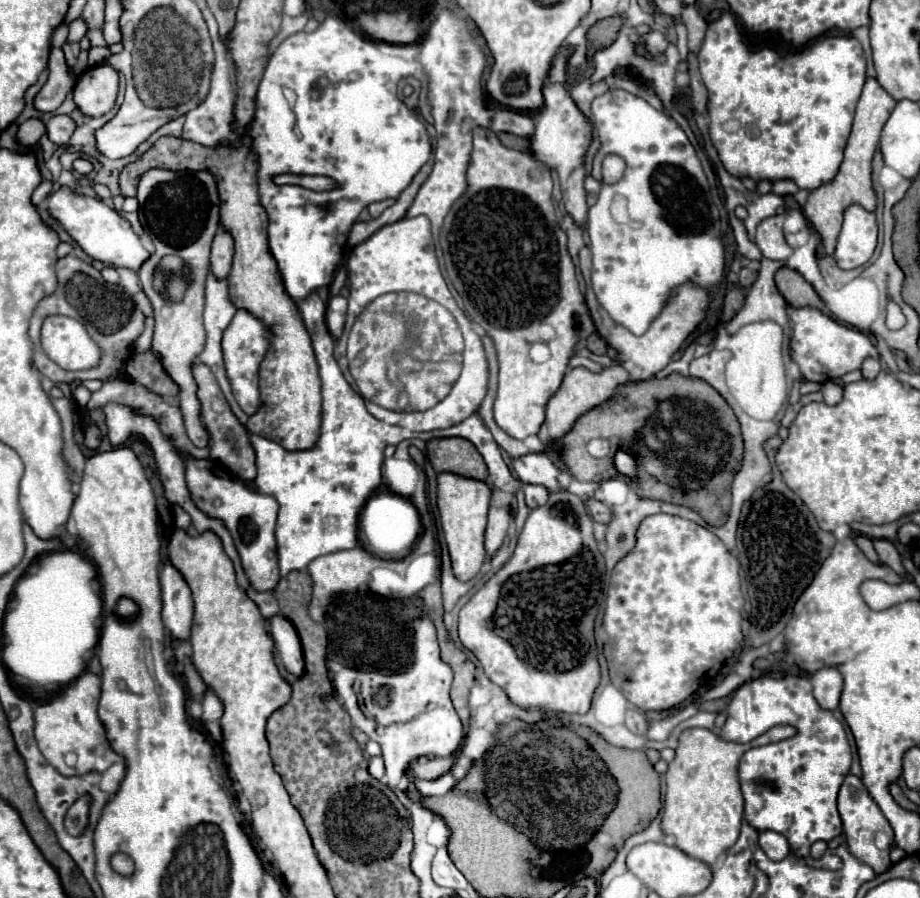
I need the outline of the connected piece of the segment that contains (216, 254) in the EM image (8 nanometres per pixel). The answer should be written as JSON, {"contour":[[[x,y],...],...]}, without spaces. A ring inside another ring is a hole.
{"contour":[[[220,228],[214,238],[212,256],[210,256],[210,270],[218,280],[228,276],[232,268],[232,256],[234,256],[234,240],[226,230]]]}

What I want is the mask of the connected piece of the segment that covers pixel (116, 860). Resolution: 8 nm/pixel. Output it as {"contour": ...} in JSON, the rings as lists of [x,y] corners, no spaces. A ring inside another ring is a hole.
{"contour":[[[114,854],[112,856],[112,868],[118,872],[118,874],[124,874],[124,876],[130,876],[134,872],[134,862],[130,856],[126,854]]]}

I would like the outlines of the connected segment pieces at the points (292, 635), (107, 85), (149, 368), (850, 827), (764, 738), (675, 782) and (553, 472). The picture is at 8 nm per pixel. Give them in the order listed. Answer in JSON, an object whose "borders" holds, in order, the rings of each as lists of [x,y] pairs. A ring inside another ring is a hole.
{"borders":[[[[274,616],[268,622],[268,632],[276,644],[276,650],[282,658],[286,672],[300,678],[304,672],[304,656],[302,656],[300,638],[298,638],[292,622],[286,620],[284,616]]],[[[100,64],[88,68],[74,86],[74,104],[84,116],[102,116],[112,110],[118,94],[118,72]]],[[[150,350],[144,354],[132,354],[126,362],[126,372],[132,380],[142,384],[154,394],[160,396],[176,396],[178,386],[168,378],[168,374],[162,370],[158,356]]],[[[848,774],[840,786],[838,792],[838,812],[842,818],[843,834],[848,842],[850,852],[862,860],[864,864],[872,866],[872,870],[876,874],[886,872],[890,868],[890,850],[892,850],[892,842],[894,842],[894,832],[888,824],[888,820],[884,818],[884,814],[880,812],[878,804],[874,802],[874,798],[868,794],[866,786],[862,784],[862,780],[854,774]]],[[[774,726],[770,728],[766,734],[762,734],[758,738],[758,744],[768,744],[768,742],[778,742],[778,740],[786,740],[786,738],[792,738],[796,734],[796,728],[792,726]]],[[[690,728],[680,734],[680,750],[676,748],[674,760],[666,770],[666,796],[664,796],[664,816],[660,828],[666,836],[674,836],[674,846],[684,854],[702,860],[708,866],[714,866],[718,856],[724,854],[740,834],[744,800],[738,782],[738,762],[750,744],[736,744],[718,738],[714,732],[704,728]]],[[[540,452],[538,456],[516,458],[512,460],[512,466],[522,484],[540,484],[548,488],[548,492],[562,490],[558,482],[558,474],[562,472],[562,468],[556,466],[544,452]]]]}

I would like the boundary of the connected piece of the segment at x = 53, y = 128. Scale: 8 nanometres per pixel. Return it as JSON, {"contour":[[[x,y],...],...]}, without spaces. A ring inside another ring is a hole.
{"contour":[[[52,116],[46,122],[46,136],[54,142],[54,144],[66,144],[74,132],[76,124],[70,116]]]}

